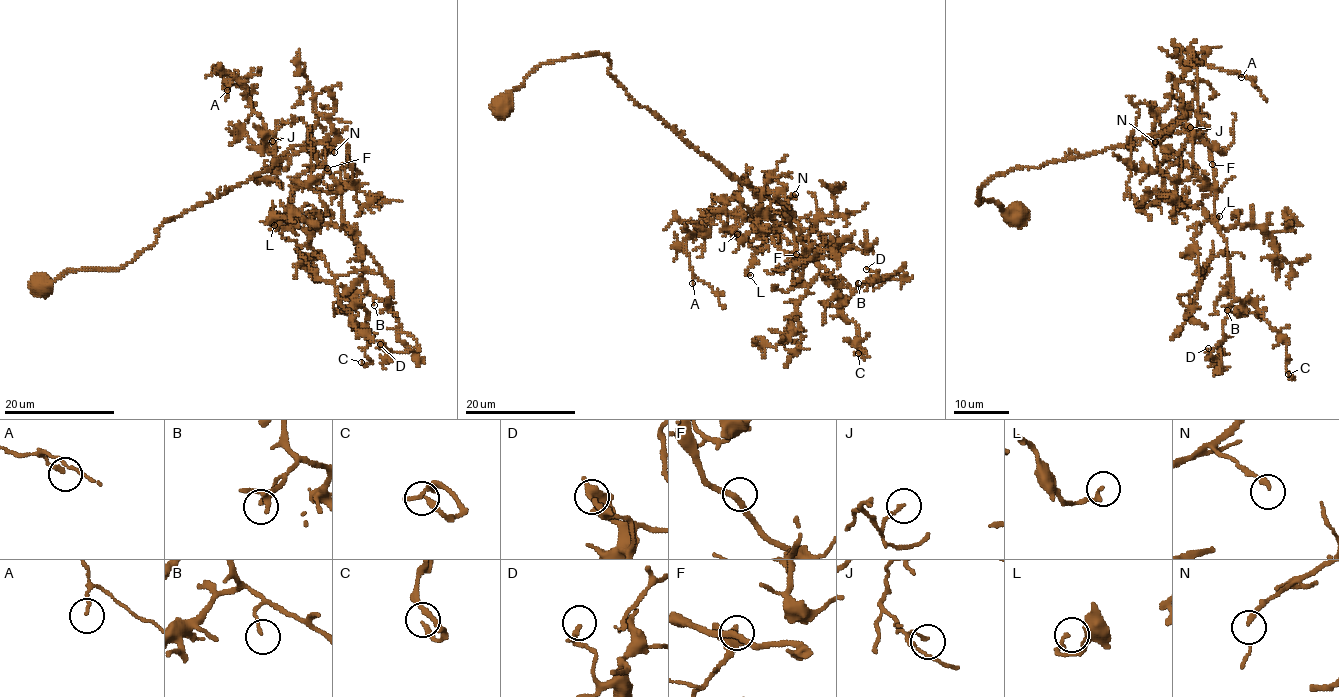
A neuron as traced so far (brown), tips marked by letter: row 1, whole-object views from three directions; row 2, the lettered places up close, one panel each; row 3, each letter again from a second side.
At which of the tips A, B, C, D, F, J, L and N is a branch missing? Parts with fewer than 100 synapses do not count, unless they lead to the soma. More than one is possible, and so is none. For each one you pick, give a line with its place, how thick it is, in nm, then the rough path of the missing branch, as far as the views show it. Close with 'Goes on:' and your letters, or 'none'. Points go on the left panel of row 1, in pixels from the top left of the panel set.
Goes on: none

